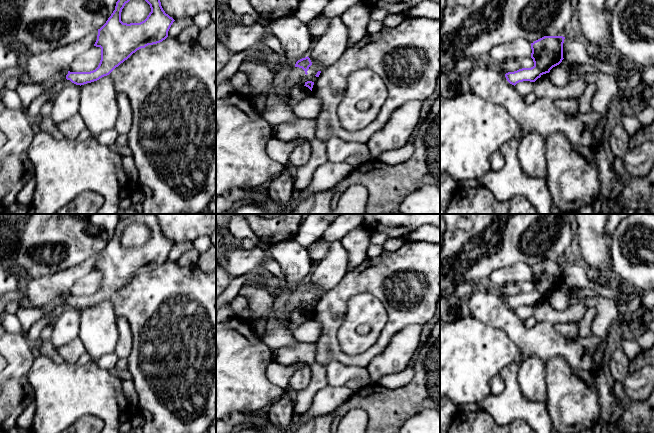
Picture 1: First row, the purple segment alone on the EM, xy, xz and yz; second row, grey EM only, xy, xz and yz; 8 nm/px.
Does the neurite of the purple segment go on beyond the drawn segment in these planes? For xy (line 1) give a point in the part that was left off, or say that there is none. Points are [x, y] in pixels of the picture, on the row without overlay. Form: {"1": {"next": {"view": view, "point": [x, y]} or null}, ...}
{"1": {"next": null}}

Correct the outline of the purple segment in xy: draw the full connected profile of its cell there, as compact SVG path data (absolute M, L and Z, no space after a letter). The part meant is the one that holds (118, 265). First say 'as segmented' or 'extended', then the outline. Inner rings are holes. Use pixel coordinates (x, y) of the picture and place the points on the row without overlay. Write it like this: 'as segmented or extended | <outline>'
as segmented | M134 214L118 223L115 234L106 247L98 253L94 268L101 272L98 291L90 296L70 296L66 303L76 309L84 309L109 299L133 277L148 269L162 266L175 244L165 237L155 214ZM144 223L151 232L147 242L140 247L123 247L121 236L130 224Z

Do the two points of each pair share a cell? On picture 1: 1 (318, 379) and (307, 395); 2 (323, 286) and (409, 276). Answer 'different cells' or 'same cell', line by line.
1: same cell
2: different cells

